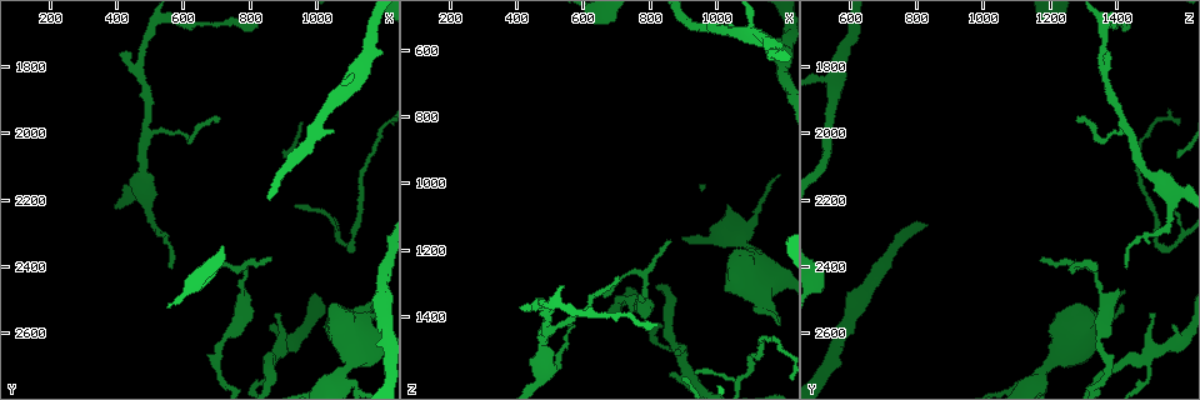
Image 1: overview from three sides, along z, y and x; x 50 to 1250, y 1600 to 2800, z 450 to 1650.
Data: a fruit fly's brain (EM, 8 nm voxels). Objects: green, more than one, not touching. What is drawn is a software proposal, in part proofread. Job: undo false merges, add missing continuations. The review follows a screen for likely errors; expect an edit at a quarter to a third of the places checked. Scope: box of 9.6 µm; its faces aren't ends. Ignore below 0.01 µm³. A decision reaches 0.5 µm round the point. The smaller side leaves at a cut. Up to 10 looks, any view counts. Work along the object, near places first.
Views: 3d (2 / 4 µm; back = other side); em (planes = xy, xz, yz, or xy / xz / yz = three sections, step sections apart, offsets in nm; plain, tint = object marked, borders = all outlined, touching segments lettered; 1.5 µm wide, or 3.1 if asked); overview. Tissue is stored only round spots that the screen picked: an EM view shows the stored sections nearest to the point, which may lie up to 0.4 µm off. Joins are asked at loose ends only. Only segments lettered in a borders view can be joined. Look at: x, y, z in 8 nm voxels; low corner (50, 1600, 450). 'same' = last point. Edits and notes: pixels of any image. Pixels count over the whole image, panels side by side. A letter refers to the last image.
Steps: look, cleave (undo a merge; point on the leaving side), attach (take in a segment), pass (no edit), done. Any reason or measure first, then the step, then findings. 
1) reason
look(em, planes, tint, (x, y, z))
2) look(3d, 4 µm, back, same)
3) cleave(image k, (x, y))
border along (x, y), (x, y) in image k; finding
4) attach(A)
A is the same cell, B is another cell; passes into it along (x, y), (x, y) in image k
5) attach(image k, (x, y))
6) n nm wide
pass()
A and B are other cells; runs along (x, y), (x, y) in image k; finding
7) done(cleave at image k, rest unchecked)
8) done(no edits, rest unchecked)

an open end
look(em, planes, plain, (820, 1680, 1410))

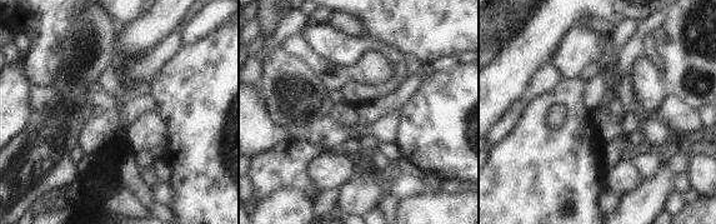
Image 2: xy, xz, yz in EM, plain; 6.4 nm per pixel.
look(em, planes, tint, same)

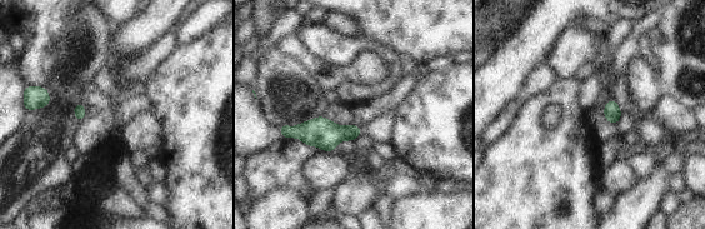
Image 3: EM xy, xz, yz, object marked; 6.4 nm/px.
look(em, planes, borders, same)

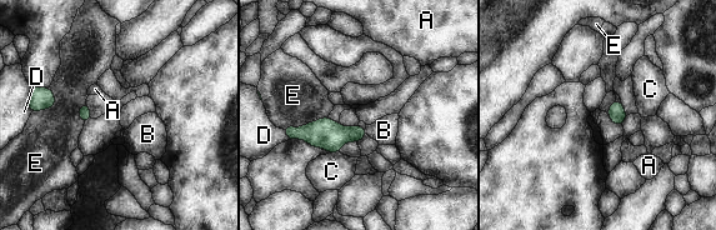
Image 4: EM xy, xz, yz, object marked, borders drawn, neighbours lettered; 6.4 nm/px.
100 nm wide
attach(B)
B is the same cell, A, C, D and E are other cells; passes into it along (326, 134), (365, 130), (384, 130) in image 4; it goes on there

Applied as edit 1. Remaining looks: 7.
see it whole again
look(overview)

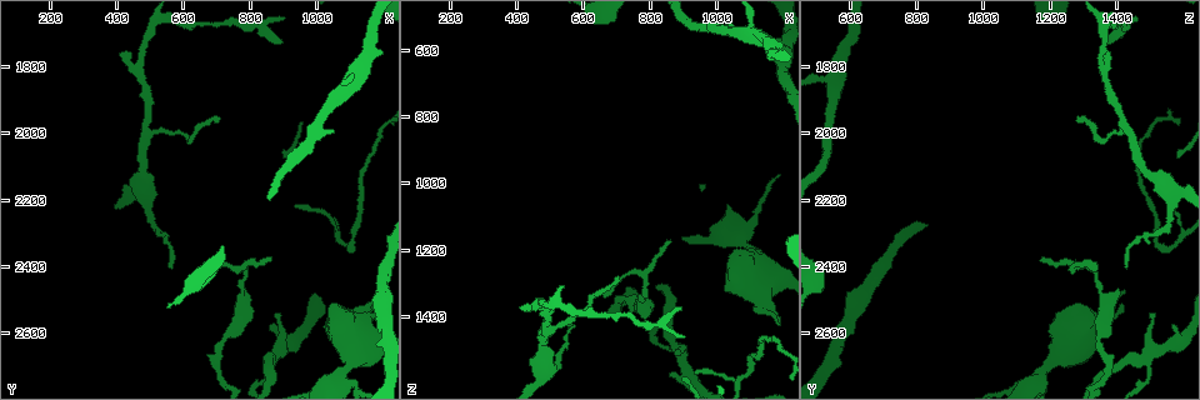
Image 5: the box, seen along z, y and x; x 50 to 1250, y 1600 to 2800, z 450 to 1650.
a fork
look(3d, 4 µm, (480, 2140, 1540))

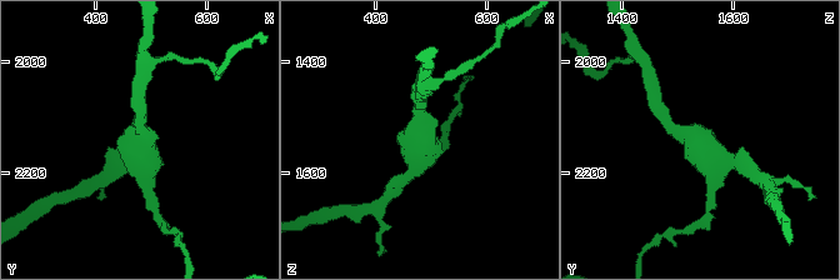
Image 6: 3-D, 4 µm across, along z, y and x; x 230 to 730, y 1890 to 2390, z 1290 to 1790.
look(em, xz, step 4, tint, (480, 2145, 1540))

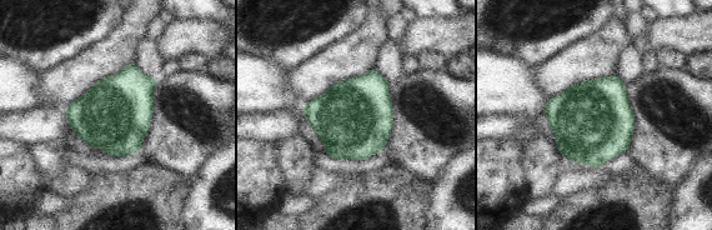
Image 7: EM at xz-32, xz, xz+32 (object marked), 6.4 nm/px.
cut it another way
look(em, planes, borders, same)

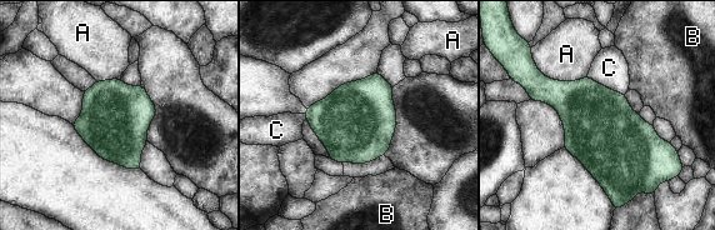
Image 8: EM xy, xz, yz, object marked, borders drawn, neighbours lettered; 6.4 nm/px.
440 nm wide
pass()
A, B and C are other cells; border along (588, 75), (611, 90), (624, 94) in image 8; one cell here

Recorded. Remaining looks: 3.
branch stops here
look(3d, 2 µm, (940, 2210, 1570))

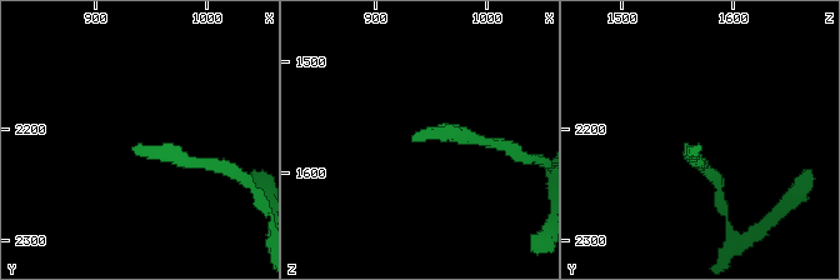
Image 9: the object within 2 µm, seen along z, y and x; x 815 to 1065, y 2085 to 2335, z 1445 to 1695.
now the EM
look(em, planes, borders, (936, 2214, 1570))

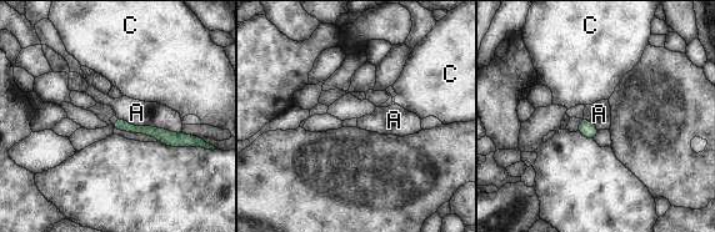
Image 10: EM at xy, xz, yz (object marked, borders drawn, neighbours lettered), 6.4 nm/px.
A touches over 420 nm
pass()
A and C are other cells; runs along (116, 125), (189, 139) in image 10; no lettered segment goes on from it

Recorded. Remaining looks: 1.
done(attach at image 4, rest unchecked)

